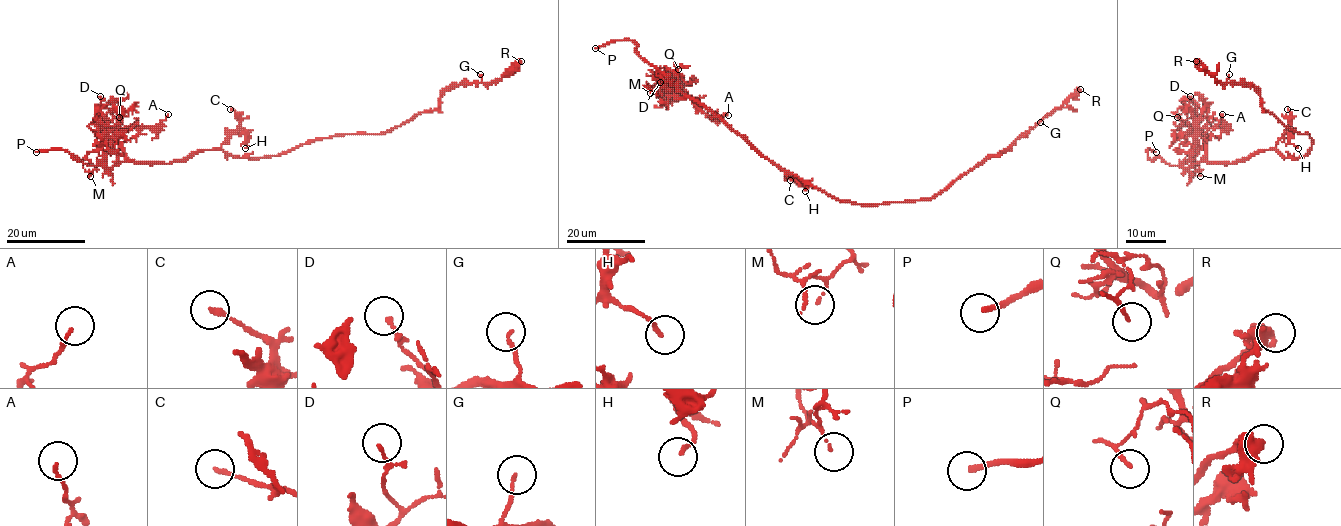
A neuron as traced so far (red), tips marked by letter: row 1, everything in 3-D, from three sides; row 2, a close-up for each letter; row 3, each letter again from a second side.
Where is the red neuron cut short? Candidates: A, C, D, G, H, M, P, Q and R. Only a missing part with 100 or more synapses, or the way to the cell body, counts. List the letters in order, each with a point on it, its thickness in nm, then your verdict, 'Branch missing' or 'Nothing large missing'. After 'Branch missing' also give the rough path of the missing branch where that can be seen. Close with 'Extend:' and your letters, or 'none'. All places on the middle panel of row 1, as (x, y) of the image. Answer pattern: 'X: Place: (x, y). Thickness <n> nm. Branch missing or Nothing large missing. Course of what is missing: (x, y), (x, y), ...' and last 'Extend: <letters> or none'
A: Place: (728, 115). Thickness 140 nm. Nothing large missing
C: Place: (790, 180). Thickness 180 nm. Nothing large missing
D: Place: (660, 82). Thickness 70 nm. Nothing large missing
G: Place: (1040, 122). Thickness 130 nm. Nothing large missing
H: Place: (805, 191). Thickness 140 nm. Nothing large missing
M: Place: (650, 93). Thickness 80 nm. Nothing large missing
P: Place: (595, 48). Thickness 200 nm. Branch missing
Q: Place: (678, 69). Thickness 140 nm. Nothing large missing
R: Place: (1080, 89). Thickness 480 nm. Nothing large missing
Extend: P

